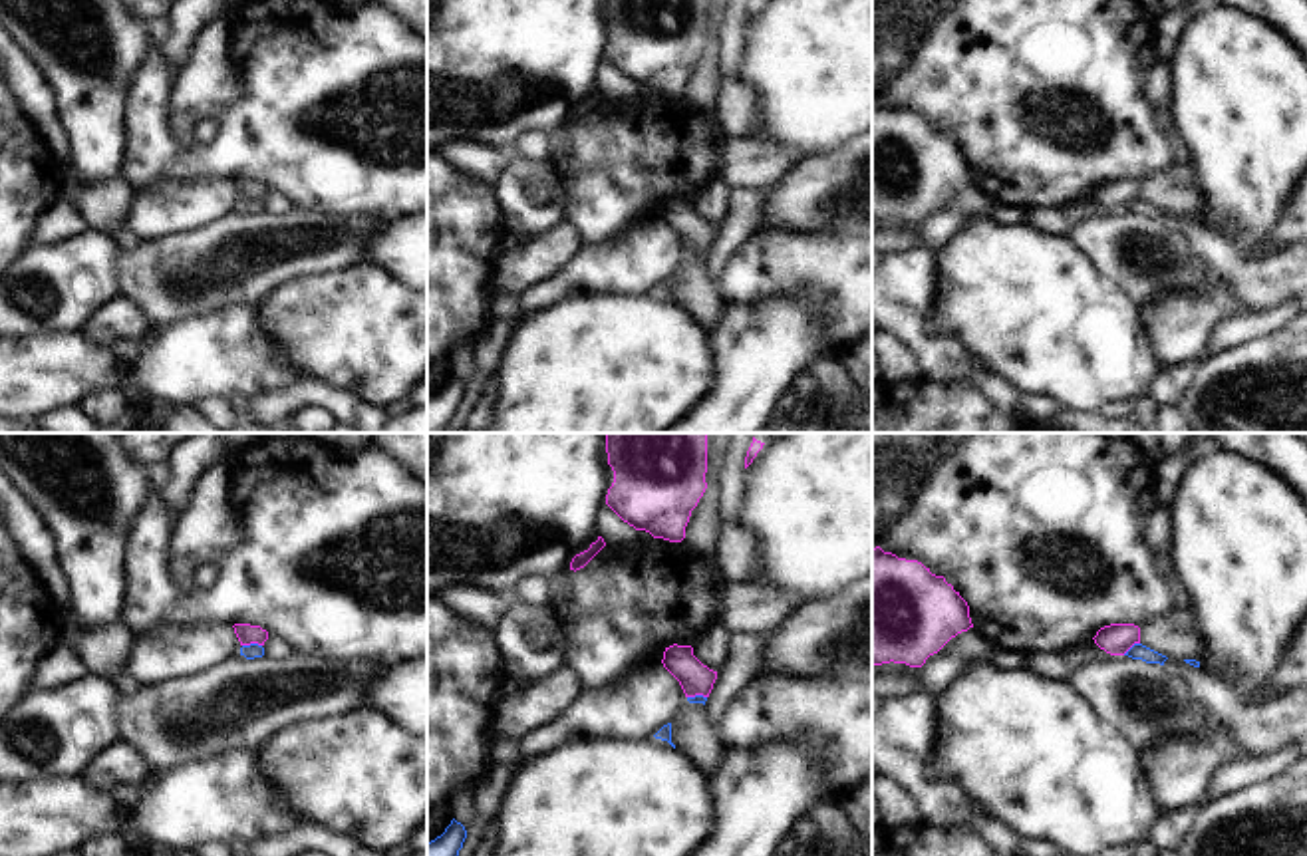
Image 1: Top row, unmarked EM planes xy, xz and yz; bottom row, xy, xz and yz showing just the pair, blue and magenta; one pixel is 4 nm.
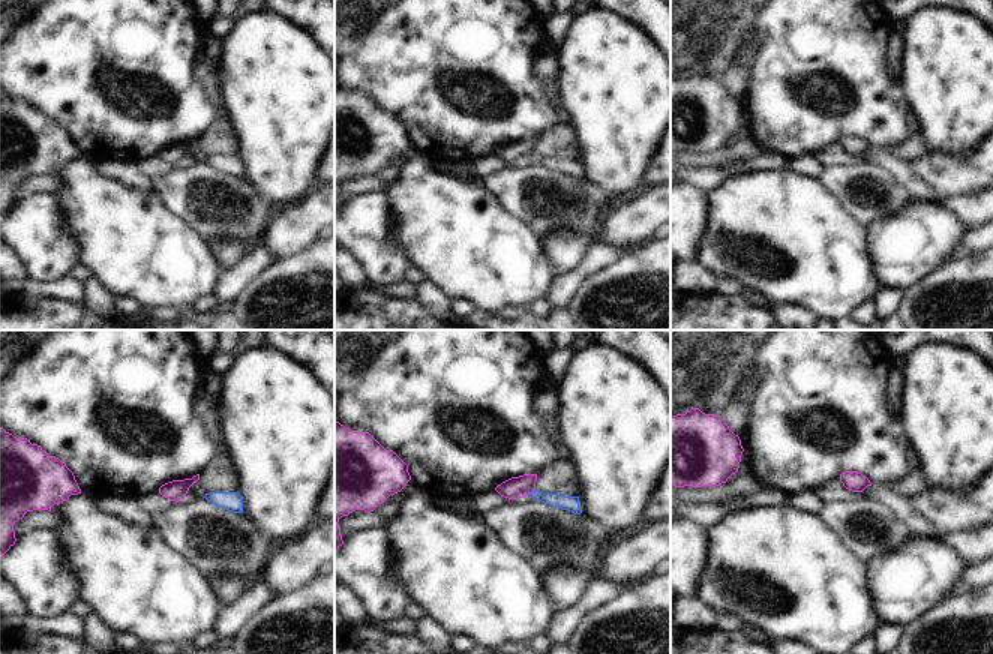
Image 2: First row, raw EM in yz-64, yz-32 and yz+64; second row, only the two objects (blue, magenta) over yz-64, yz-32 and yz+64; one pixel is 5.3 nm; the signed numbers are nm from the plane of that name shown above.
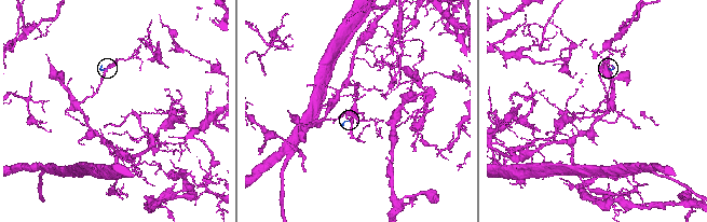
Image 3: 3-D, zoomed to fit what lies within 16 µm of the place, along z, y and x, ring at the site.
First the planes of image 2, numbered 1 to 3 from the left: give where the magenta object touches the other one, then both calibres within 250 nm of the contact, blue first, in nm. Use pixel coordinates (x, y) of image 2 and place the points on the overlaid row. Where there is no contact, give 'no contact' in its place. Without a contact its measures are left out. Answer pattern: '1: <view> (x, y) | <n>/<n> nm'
1: no contact
2: yz-32 (531, 492) | 80/120 nm
3: no contact

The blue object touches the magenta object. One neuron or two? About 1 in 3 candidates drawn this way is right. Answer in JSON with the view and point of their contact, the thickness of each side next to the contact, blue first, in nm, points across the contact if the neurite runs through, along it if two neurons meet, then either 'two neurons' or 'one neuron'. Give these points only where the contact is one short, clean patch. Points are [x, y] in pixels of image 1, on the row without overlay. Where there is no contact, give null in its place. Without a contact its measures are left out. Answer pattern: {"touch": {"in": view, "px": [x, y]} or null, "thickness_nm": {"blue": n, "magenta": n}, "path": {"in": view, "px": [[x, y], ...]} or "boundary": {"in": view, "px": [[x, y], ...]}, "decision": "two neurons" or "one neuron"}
{"touch": {"in": "xy", "px": [251, 199]}, "thickness_nm": {"blue": 60, "magenta": 90}, "boundary": {"in": "xy", "px": [[261, 199], [243, 201]]}, "decision": "two neurons"}

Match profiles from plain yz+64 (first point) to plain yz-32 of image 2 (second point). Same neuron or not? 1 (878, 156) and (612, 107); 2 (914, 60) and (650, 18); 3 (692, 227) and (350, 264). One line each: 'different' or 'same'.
1: different
2: different
3: different

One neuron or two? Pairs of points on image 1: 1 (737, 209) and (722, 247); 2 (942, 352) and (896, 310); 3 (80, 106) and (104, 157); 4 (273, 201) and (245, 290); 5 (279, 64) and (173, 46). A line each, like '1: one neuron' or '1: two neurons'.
1: one neuron
2: one neuron
3: one neuron
4: two neurons
5: two neurons

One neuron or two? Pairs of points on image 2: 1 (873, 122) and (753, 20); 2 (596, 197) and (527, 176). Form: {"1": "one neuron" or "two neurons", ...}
{"1": "one neuron", "2": "two neurons"}

